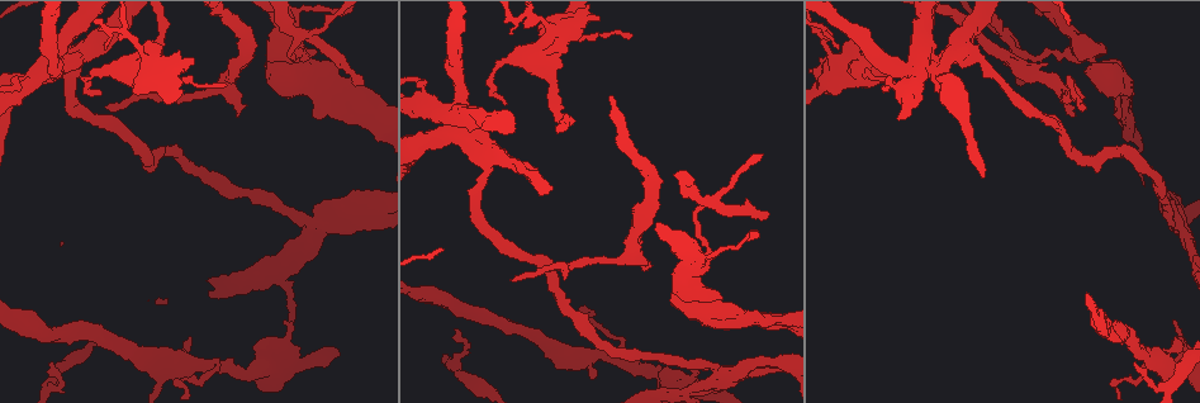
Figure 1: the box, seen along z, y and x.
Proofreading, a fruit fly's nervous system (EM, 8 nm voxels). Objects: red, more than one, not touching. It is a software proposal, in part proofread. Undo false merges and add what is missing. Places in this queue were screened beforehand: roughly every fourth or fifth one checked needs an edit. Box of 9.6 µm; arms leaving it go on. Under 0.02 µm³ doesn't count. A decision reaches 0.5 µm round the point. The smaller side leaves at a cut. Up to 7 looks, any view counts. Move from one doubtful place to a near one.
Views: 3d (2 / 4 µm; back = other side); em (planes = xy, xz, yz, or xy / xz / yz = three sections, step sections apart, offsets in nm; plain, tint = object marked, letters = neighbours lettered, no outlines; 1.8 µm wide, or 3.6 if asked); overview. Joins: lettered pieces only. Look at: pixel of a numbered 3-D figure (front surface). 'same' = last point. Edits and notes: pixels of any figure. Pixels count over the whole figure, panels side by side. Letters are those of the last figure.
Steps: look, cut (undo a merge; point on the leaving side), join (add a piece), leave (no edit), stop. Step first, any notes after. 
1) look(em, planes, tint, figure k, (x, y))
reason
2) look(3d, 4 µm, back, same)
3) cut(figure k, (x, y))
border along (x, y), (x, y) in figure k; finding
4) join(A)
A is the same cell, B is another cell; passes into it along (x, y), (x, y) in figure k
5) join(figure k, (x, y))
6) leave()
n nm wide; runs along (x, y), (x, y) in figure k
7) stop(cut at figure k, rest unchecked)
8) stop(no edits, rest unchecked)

look(3d, 2 µm, figure 1, (1004, 35))

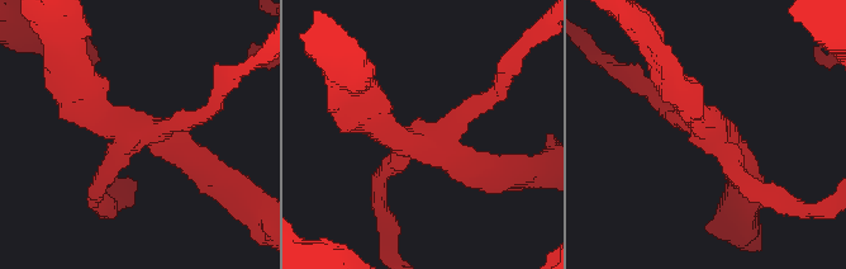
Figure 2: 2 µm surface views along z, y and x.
look(em, 3.6 µm, planes, plain, figure 2, (416, 142))
now the EM

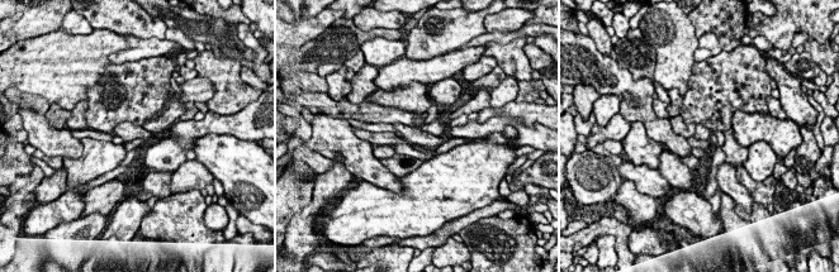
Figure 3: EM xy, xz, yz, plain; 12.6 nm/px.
look(em, 3.6 µm, planes, letters, same)

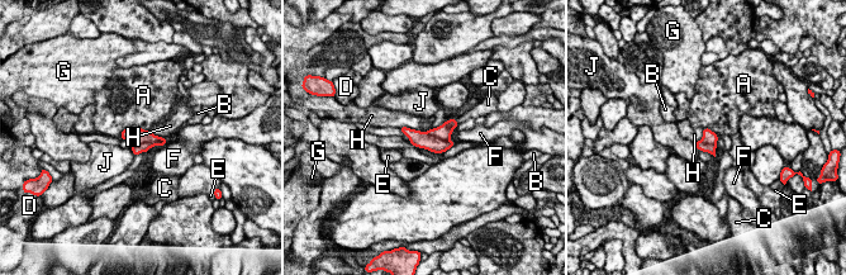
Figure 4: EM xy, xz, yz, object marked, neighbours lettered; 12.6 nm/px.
cut(figure 4, (422, 140))
H touches over 440 nm; A, B, C, D, E, F, G, H and J are other cells; the part that leaves runs along (407, 131), (431, 143), (448, 143) in figure 4; two neurons meet here

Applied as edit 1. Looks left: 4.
look(em, planes, tint, figure 1, (690, 279))
calibre changes

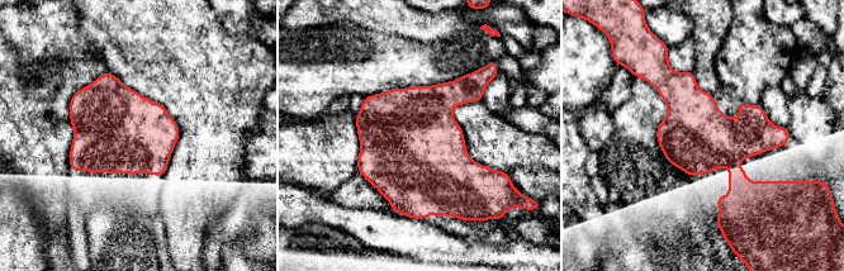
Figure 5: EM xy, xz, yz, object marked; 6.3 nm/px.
look(em, planes, letters, same)

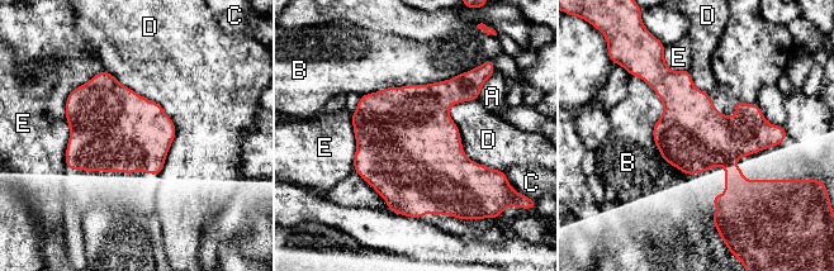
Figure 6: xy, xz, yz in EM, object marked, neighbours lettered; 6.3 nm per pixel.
leave()
A, B, C, D and E are other cells; border along (104, 69), (171, 119), (164, 167) in figure 6; all the same neuron

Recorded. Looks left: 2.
look(em, 3.6 µm, planes, tint, figure 1, (258, 370))
calibre changes

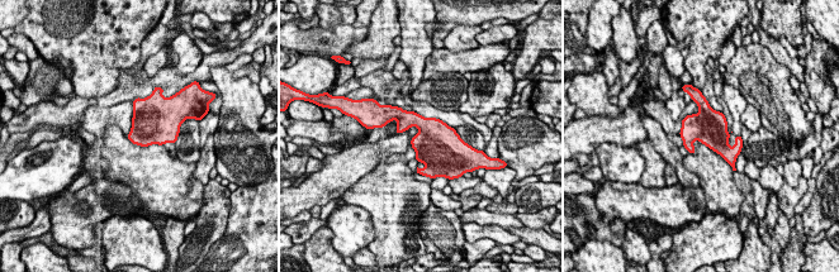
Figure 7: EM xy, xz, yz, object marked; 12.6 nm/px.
look(em, 3.6 µm, planes, letters, same)
see the neighbours

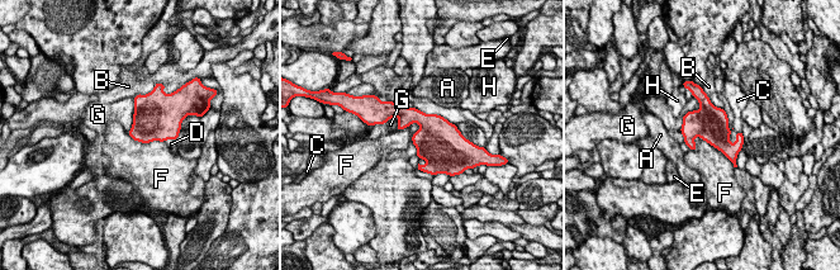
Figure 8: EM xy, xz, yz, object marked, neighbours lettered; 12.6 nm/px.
leave()
F touches over 500 nm; A, B, C, D, E, F, G and H are other cells; all the same neuron

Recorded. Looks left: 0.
stop(cut at figure 4, rest unchecked)

